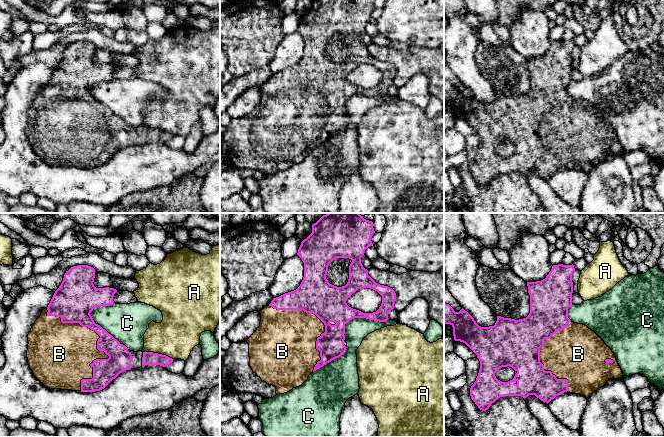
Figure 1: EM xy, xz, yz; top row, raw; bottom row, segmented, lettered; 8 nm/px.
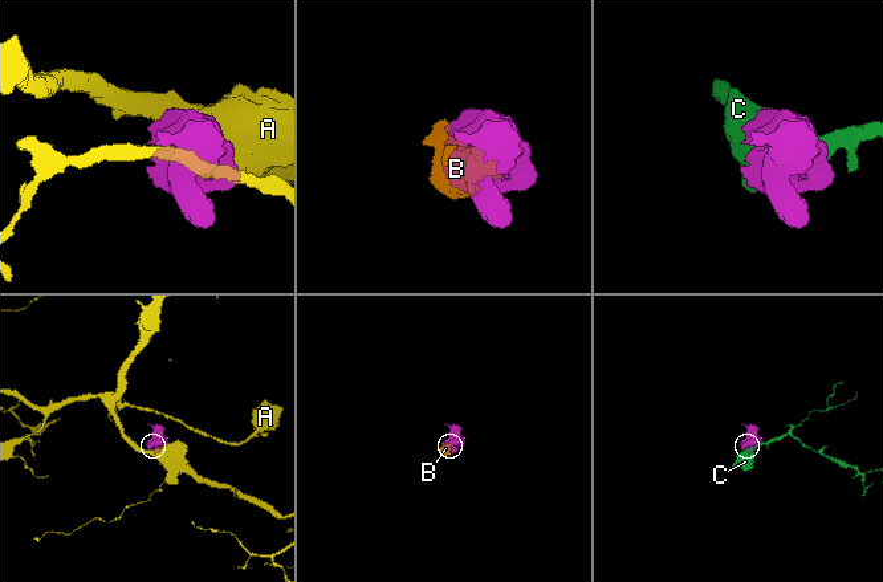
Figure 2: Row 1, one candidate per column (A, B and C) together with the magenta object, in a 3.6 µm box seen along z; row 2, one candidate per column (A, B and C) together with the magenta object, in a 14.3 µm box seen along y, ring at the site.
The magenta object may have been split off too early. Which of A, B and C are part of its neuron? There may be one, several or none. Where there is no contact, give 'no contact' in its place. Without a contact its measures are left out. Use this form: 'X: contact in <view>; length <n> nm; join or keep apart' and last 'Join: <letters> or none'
A: contact in xy; length 260 nm; keep apart
B: contact in xy; length 700 nm; join
C: contact in xy; length 440 nm; keep apart
Join: B

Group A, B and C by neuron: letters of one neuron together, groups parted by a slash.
A / B / C

